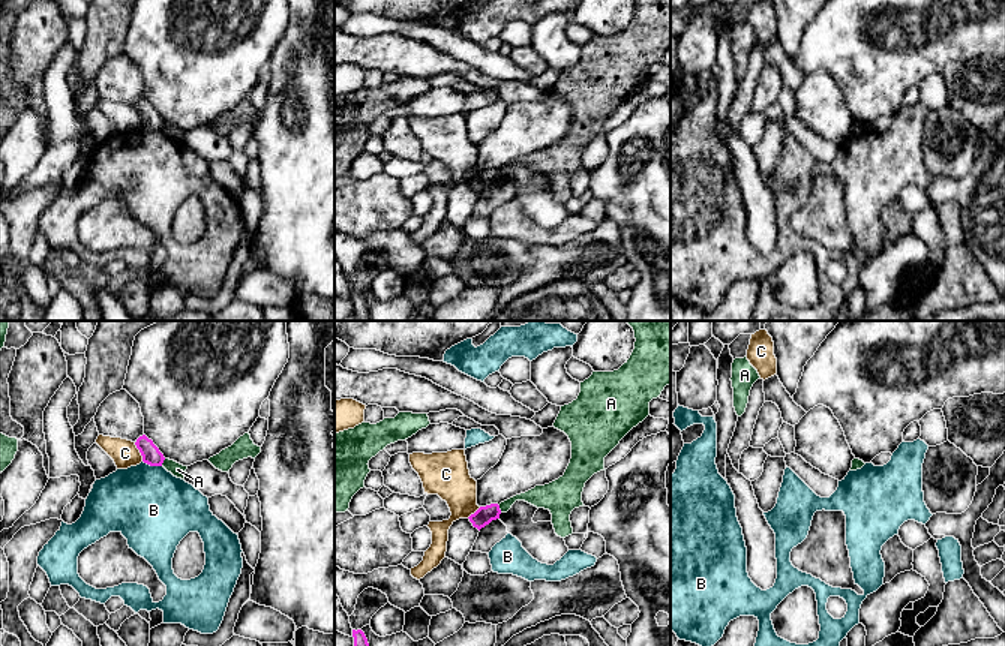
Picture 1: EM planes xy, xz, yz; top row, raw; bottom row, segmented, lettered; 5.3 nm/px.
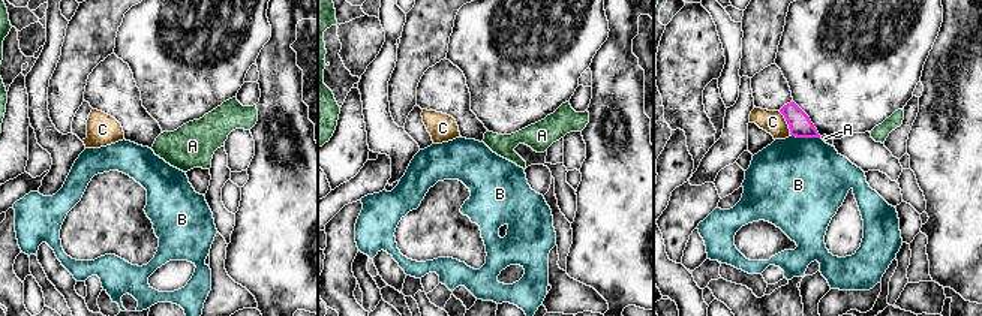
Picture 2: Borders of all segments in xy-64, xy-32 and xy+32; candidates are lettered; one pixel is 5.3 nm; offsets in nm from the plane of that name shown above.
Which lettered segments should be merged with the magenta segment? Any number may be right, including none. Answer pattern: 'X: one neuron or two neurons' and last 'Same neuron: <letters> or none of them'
A: two neurons
B: two neurons
C: two neurons
Same neuron: none of them

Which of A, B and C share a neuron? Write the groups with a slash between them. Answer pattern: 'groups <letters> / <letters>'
groups A / B / C

